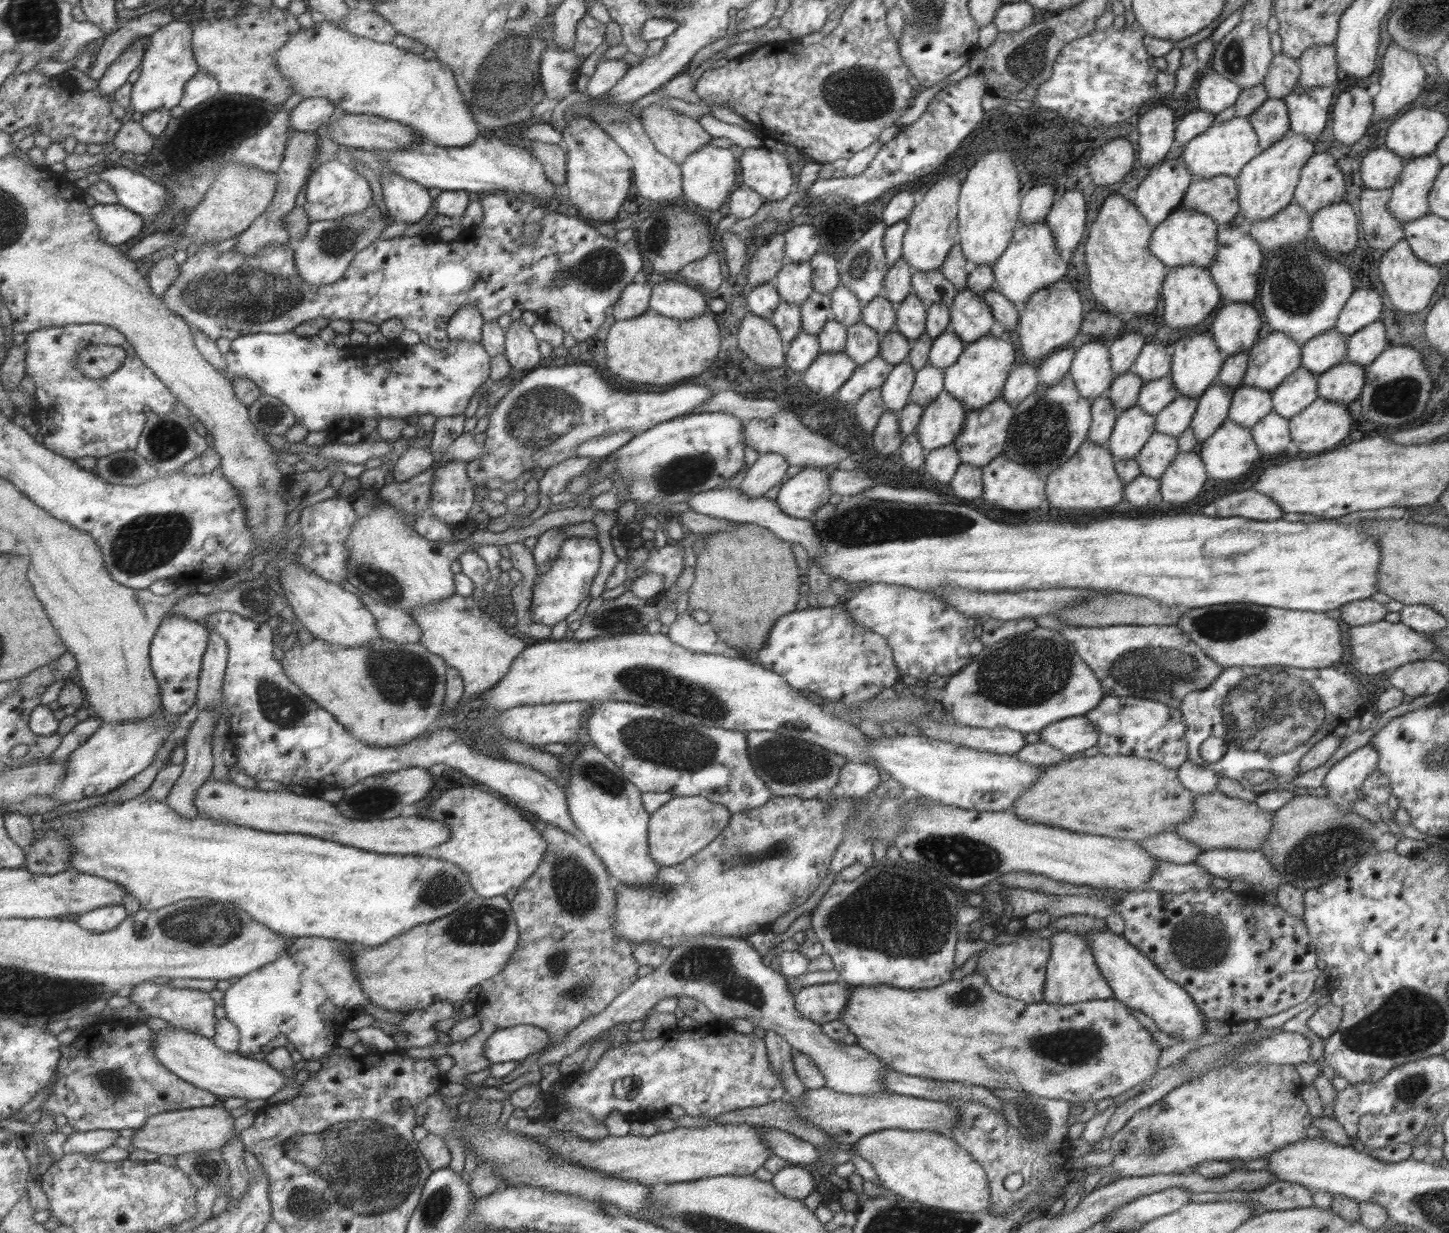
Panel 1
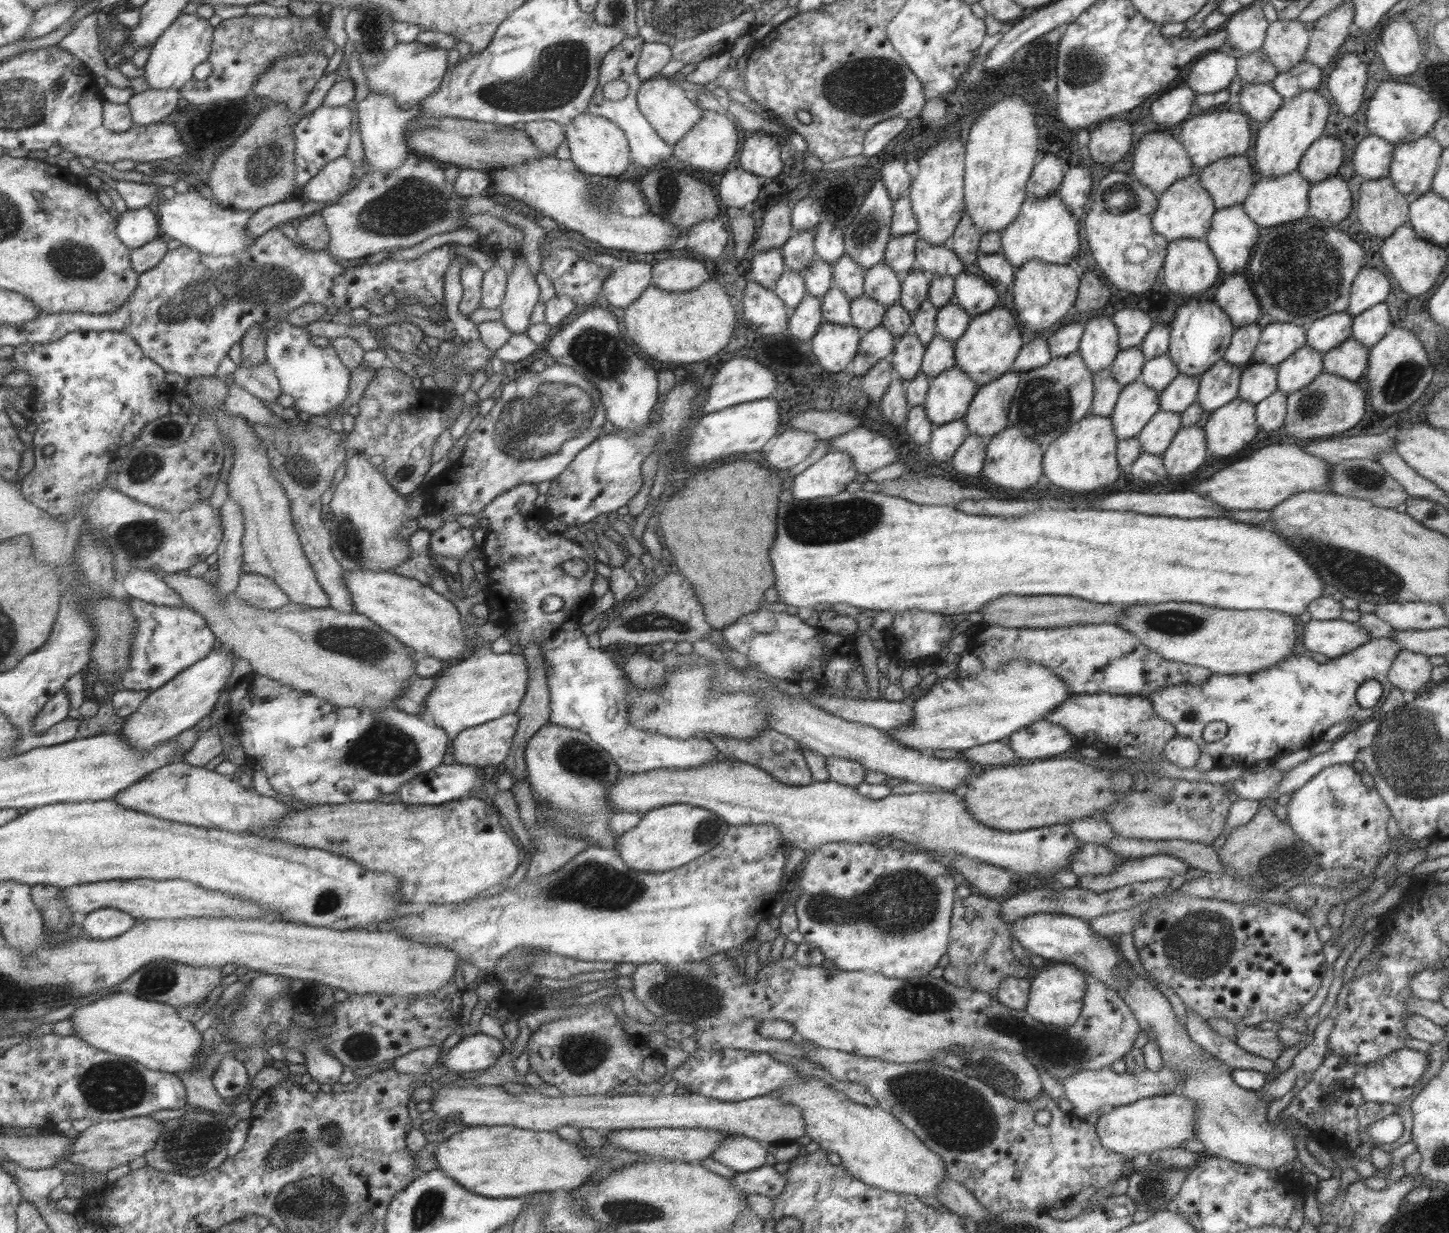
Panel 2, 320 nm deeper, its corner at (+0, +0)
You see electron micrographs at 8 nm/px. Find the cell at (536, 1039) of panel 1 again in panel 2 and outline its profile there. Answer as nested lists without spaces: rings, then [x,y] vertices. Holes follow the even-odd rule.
[[[481,1032],[470,1033],[459,1039],[447,1052],[441,1051],[436,1058],[436,1064],[442,1064],[446,1070],[455,1074],[463,1074],[463,1072],[471,1072],[472,1070],[483,1071],[491,1066],[503,1051],[500,1042],[494,1037]]]

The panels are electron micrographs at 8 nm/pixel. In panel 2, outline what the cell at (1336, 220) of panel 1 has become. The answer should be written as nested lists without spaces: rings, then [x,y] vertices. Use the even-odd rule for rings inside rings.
[[[1331,176],[1321,182],[1310,183],[1307,193],[1309,218],[1337,224],[1351,208],[1351,192],[1341,176]]]

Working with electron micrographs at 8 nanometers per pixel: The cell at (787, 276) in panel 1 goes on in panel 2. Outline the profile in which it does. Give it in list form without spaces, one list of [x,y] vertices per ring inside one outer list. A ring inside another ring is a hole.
[[[796,231],[782,244],[781,258],[789,272],[801,274],[816,258],[813,248],[814,231]]]

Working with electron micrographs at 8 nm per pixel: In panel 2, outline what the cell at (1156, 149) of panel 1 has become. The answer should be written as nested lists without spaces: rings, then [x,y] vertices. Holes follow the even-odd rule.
[[[1183,81],[1173,88],[1159,94],[1159,98],[1151,104],[1151,120],[1158,130],[1170,130],[1181,124],[1191,110],[1194,95],[1190,86]]]

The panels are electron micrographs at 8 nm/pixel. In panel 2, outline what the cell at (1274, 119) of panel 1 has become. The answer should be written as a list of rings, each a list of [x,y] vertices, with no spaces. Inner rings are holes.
[[[1249,83],[1242,85],[1238,92],[1239,106],[1250,120],[1258,123],[1266,121],[1283,103],[1269,83]]]

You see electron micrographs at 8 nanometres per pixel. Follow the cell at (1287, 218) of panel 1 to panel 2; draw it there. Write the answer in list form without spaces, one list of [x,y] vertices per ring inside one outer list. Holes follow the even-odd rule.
[[[1295,169],[1281,176],[1264,176],[1252,183],[1242,202],[1245,214],[1260,227],[1273,227],[1283,223],[1309,218],[1307,193],[1310,182]]]

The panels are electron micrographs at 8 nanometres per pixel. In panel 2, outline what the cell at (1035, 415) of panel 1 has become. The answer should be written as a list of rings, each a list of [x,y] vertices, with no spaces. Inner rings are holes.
[[[1079,351],[1067,356],[1051,357],[1047,364],[1039,368],[1020,372],[1018,385],[1009,405],[1008,424],[1020,428],[1044,451],[1049,442],[1065,432],[1073,421],[1089,416],[1094,389],[1092,375]]]

